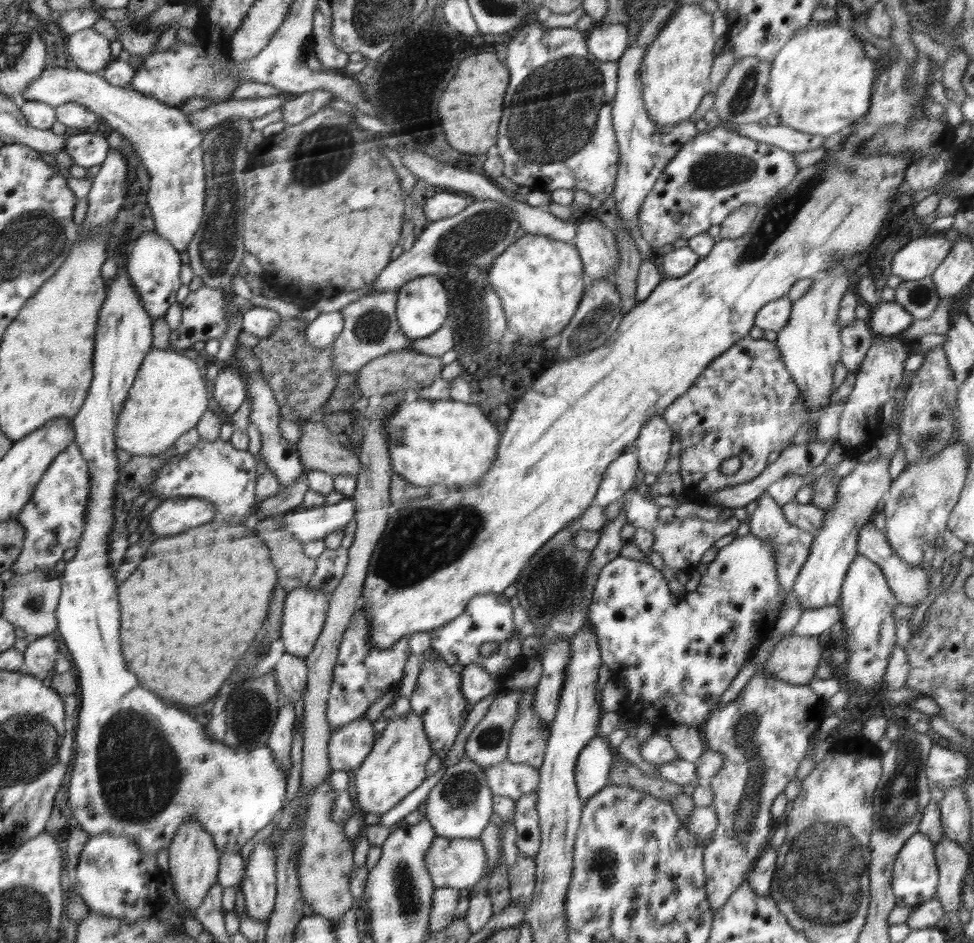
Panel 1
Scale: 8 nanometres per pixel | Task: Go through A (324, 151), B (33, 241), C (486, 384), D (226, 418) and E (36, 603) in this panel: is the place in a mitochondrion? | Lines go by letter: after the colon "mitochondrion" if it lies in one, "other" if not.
A: mitochondrion
B: mitochondrion
C: mitochondrion
D: other
E: mitochondrion

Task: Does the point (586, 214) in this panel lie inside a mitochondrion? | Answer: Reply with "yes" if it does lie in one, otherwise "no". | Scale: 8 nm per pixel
no

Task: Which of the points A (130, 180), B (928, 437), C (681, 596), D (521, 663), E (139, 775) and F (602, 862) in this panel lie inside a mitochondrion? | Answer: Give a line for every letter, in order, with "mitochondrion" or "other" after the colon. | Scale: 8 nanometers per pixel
A: other
B: mitochondrion
C: other
D: other
E: mitochondrion
F: mitochondrion

